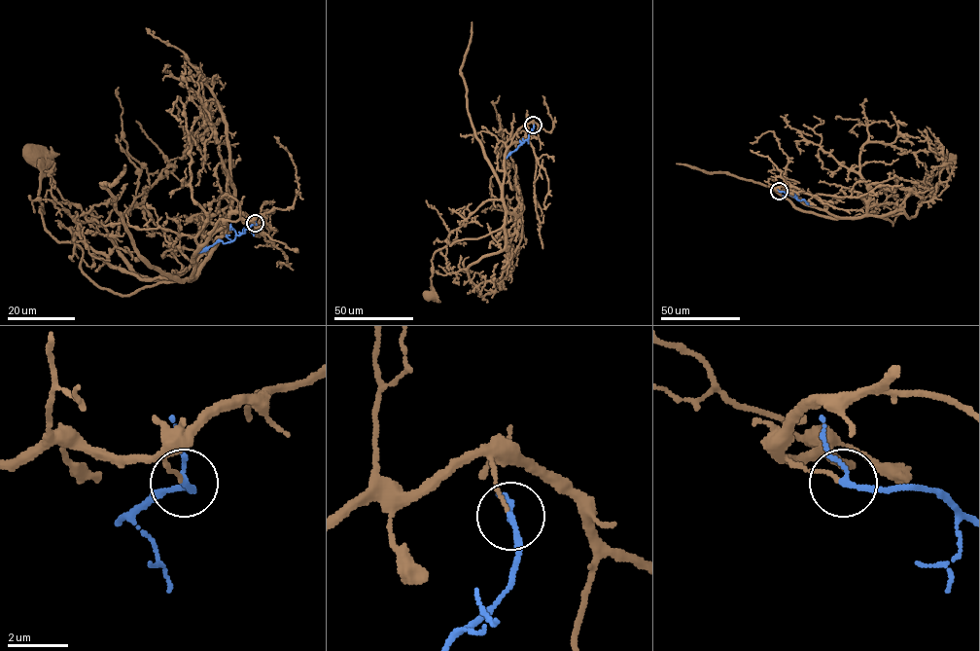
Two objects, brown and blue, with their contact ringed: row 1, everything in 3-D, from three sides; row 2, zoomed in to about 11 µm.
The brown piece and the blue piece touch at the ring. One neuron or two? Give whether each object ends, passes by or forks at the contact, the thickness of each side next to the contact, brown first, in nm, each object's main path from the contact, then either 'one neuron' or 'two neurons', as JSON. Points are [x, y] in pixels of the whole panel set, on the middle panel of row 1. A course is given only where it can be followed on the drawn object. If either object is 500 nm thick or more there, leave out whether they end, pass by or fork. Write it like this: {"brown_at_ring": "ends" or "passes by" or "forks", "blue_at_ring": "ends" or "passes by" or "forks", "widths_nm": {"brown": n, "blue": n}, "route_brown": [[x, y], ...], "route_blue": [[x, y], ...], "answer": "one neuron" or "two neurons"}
{"brown_at_ring": "ends", "blue_at_ring": "passes by", "widths_nm": {"brown": 100, "blue": 160}, "route_brown": [[533, 125], [522, 125], [506, 151], [502, 197], [486, 200], [434, 254], [433, 292], [428, 295]], "route_blue": [[534, 125], [528, 139], [506, 158]], "answer": "two neurons"}

